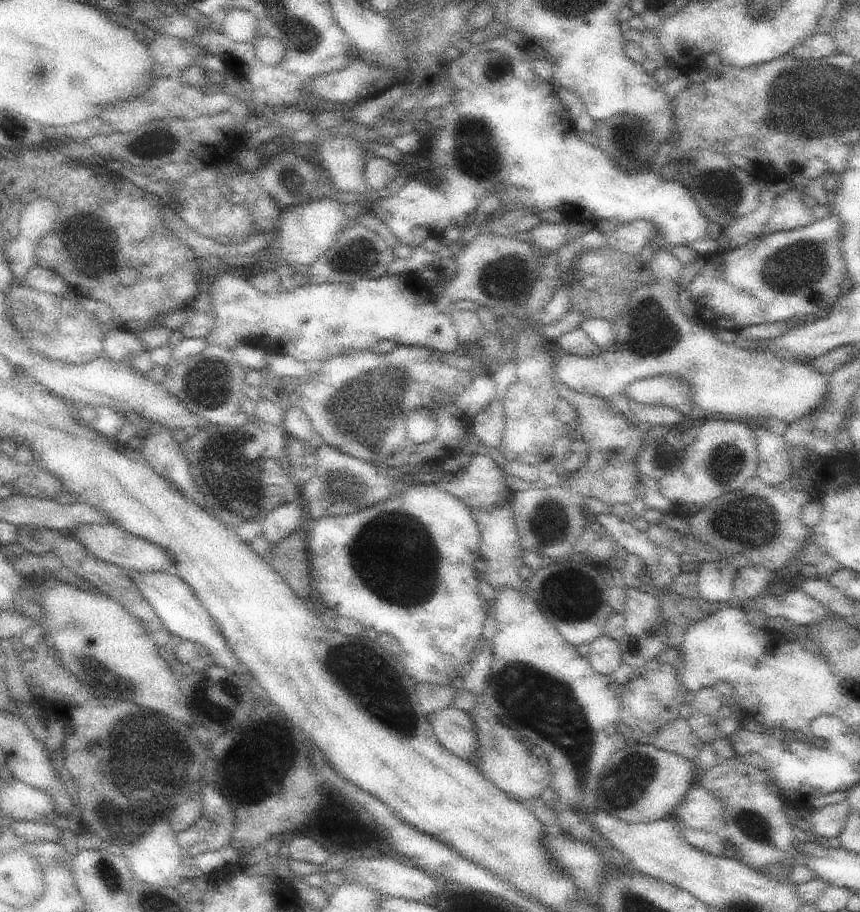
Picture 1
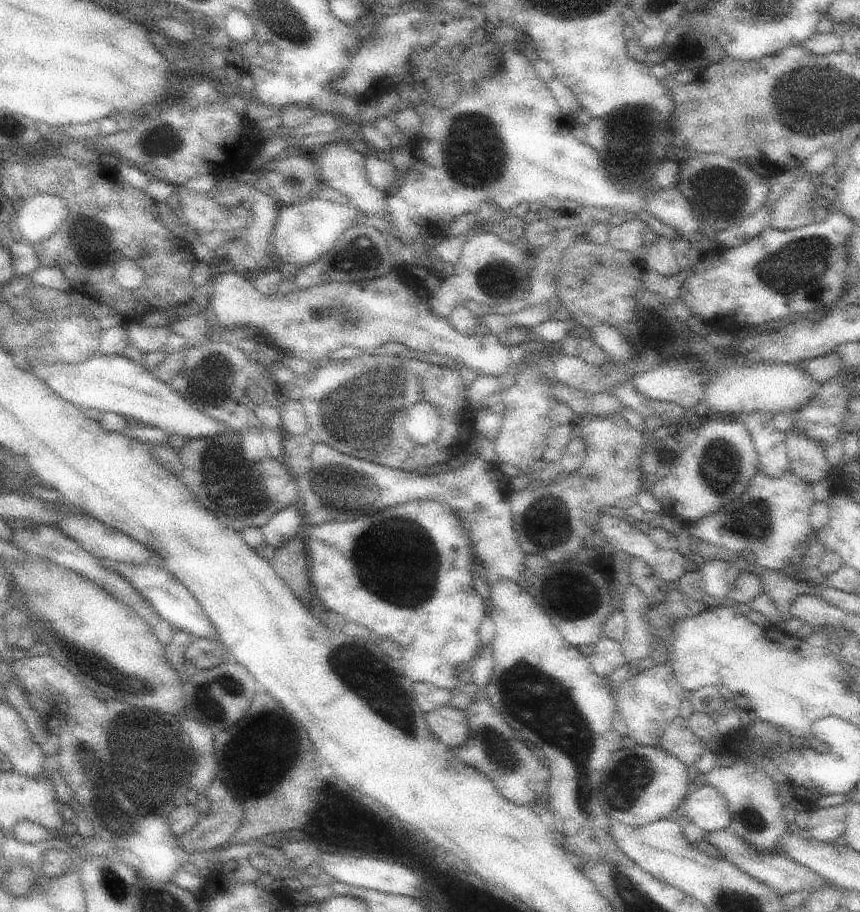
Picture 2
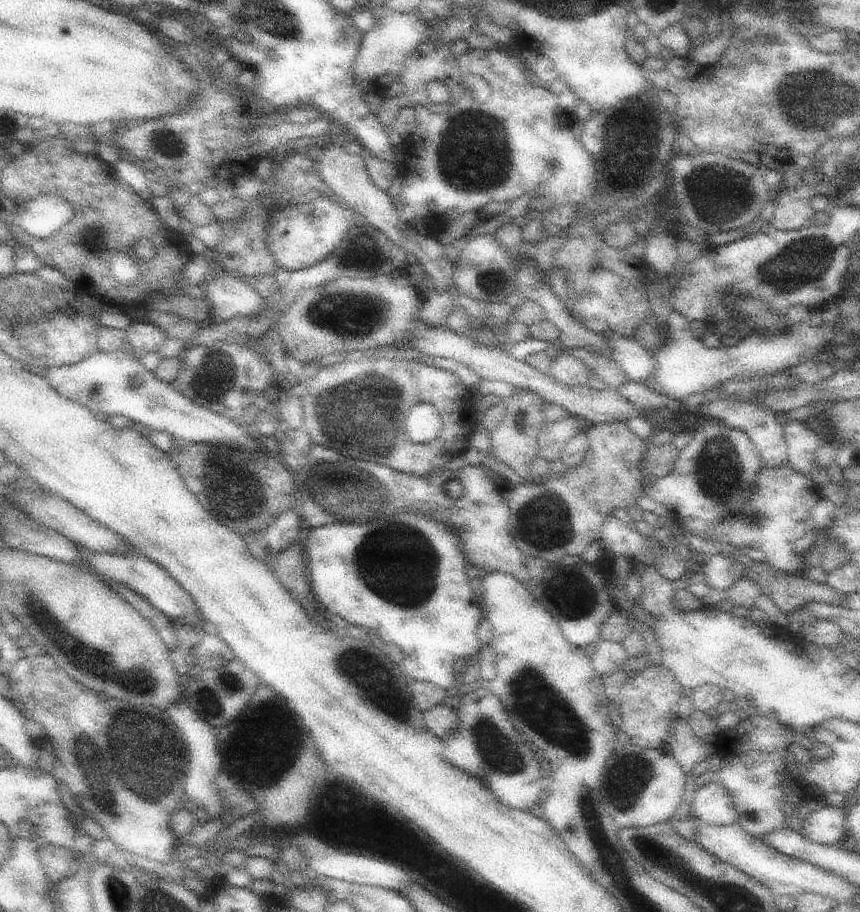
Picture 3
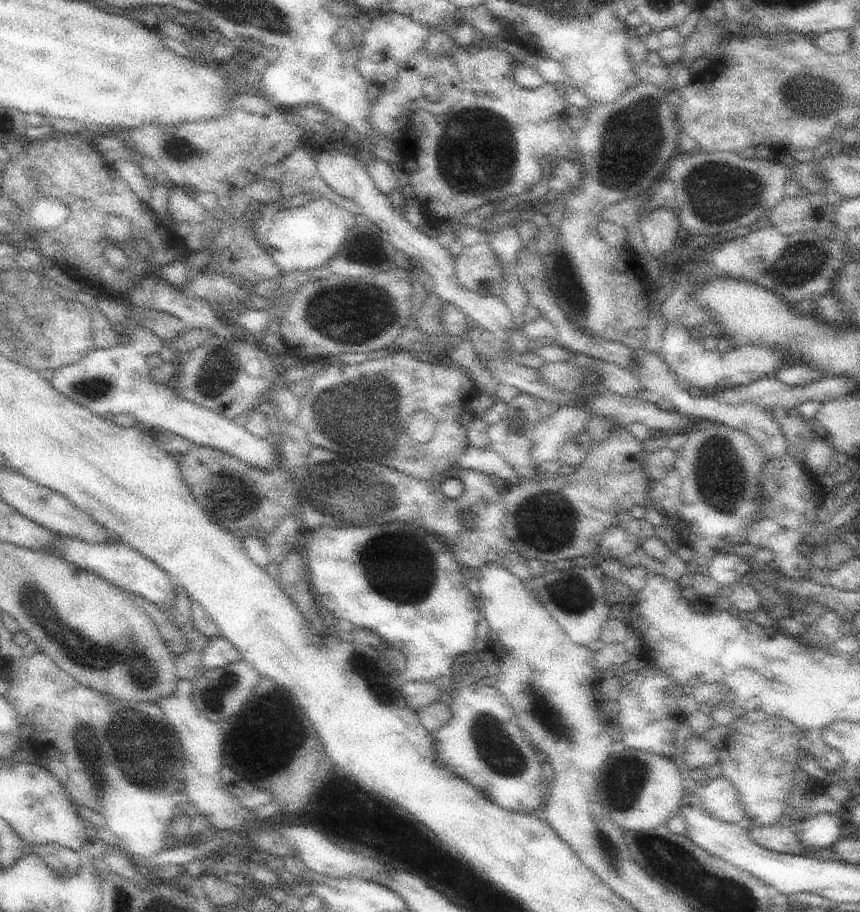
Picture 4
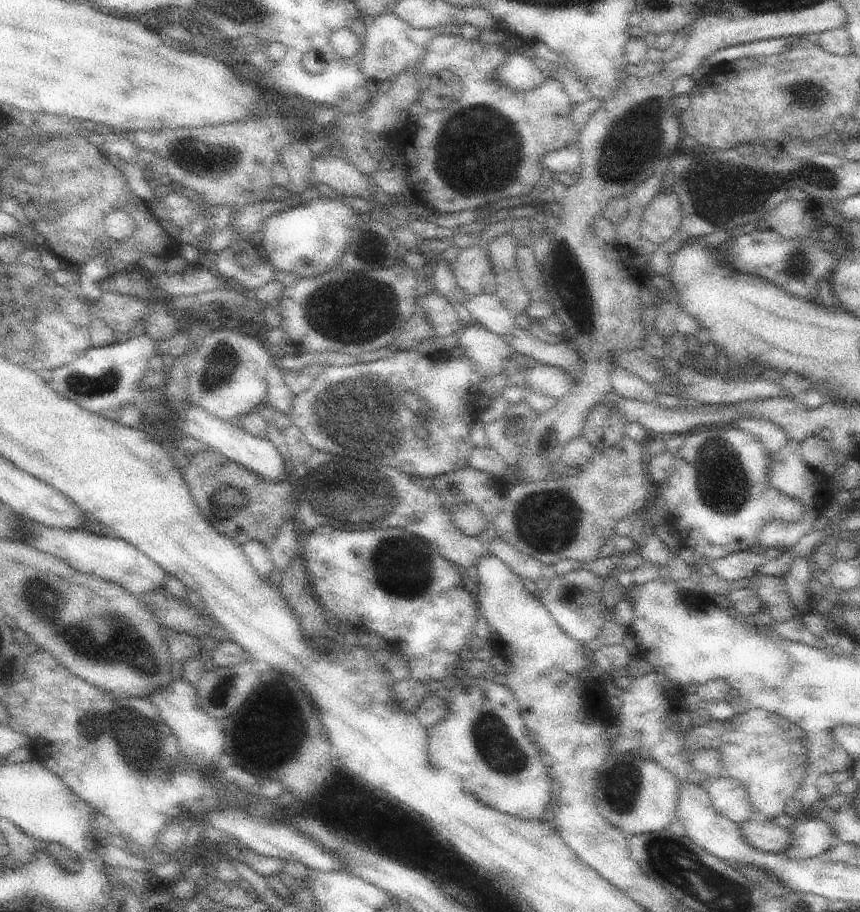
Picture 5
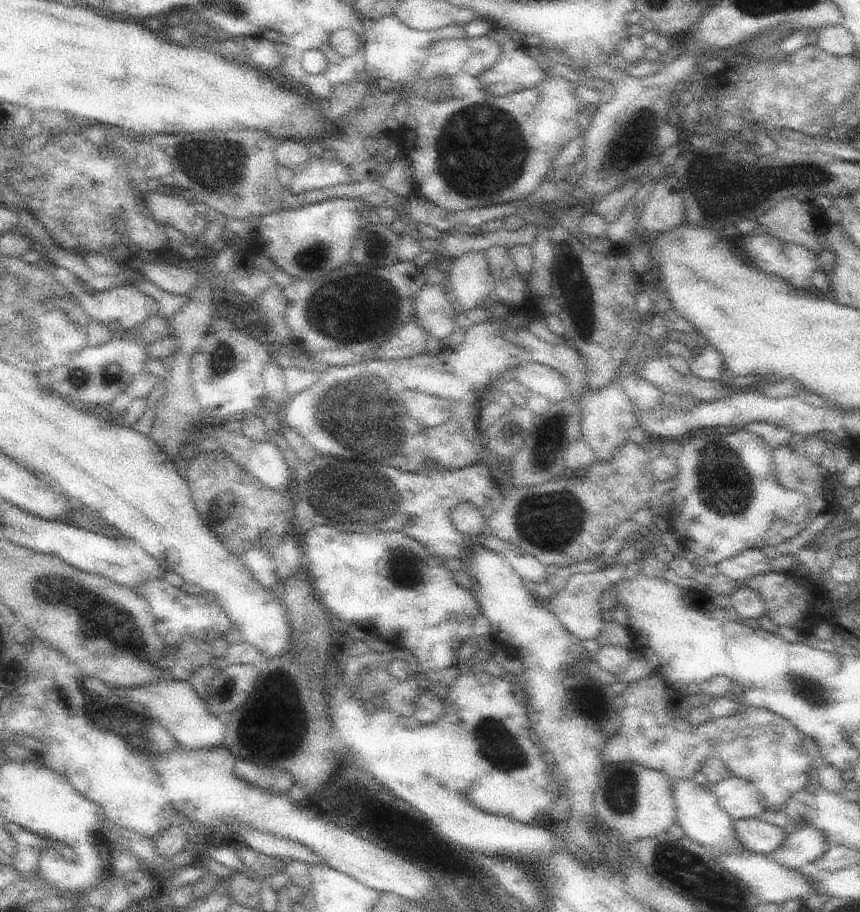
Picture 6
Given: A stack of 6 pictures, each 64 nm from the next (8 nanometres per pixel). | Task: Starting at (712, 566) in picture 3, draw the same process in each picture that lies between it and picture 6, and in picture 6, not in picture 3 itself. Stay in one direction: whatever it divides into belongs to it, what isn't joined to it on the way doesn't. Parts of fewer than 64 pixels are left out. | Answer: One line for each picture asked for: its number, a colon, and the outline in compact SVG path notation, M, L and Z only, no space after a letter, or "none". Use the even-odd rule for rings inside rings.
4: M717 554L707 568L711 580L717 580L725 590L733 588L737 580L741 580L745 574L751 572L747 556L737 556L737 554Z
5: M747 550L747 552L737 552L731 556L719 558L713 562L711 568L713 568L715 576L719 576L721 580L733 582L739 578L753 578L761 564L765 564L765 558L761 554Z
6: M759 548L747 550L743 554L739 554L737 558L723 560L717 564L719 574L723 574L735 582L745 582L751 576L769 574L769 570L773 570L773 566L777 566L777 564L773 560L769 560Z

